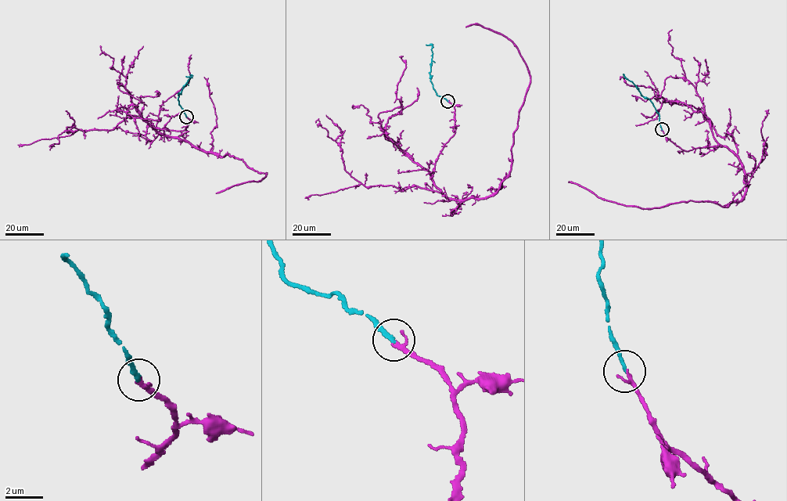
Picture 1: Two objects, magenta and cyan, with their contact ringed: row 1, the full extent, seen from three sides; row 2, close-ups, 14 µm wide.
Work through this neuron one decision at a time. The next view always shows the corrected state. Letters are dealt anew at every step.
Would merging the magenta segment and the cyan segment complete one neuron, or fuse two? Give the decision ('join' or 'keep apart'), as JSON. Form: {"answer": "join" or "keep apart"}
{"answer": "join"}

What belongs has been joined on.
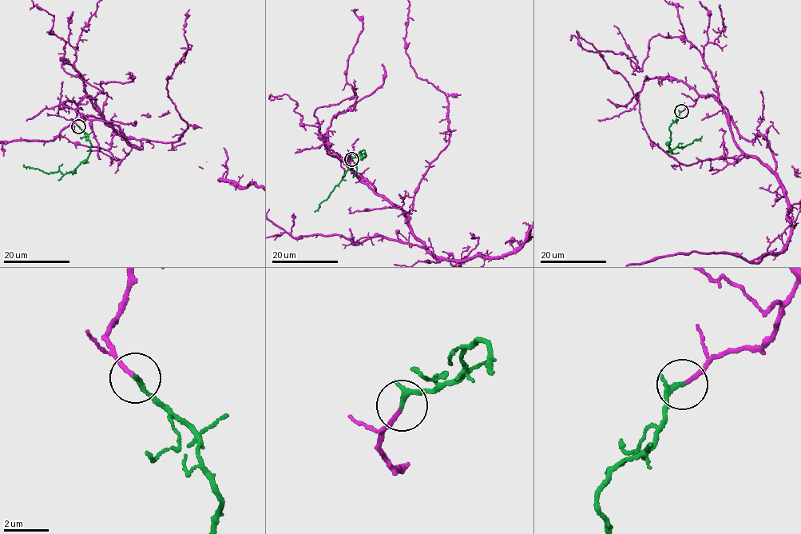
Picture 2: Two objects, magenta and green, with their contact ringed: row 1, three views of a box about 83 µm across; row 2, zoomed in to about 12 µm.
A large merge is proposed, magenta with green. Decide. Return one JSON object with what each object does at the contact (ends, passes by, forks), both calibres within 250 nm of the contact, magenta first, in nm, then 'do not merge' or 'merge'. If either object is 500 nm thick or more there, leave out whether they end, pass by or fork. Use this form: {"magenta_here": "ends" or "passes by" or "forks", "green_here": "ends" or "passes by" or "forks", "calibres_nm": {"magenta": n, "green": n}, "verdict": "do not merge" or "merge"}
{"magenta_here": "ends", "green_here": "ends", "calibres_nm": {"magenta": 170, "green": 220}, "verdict": "merge"}

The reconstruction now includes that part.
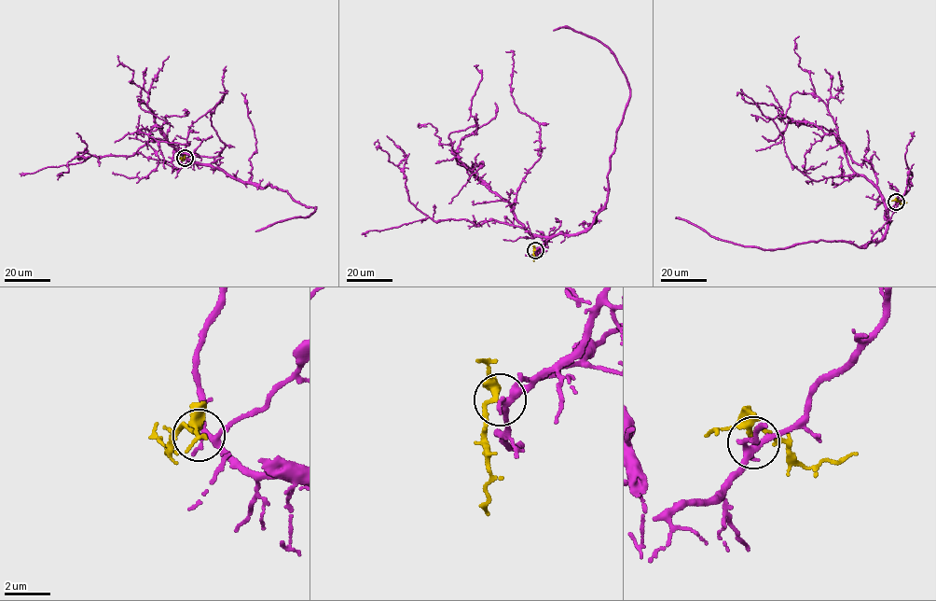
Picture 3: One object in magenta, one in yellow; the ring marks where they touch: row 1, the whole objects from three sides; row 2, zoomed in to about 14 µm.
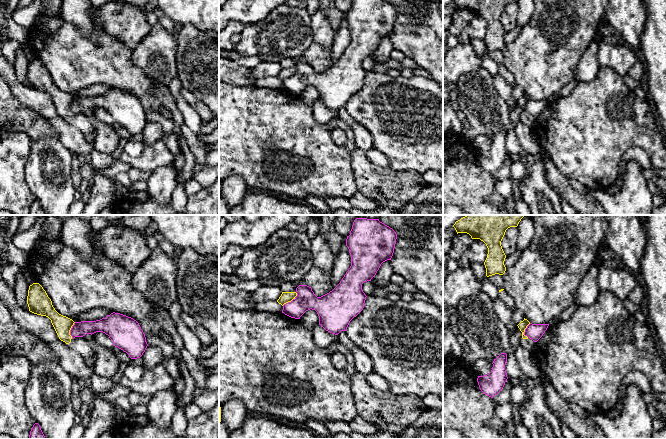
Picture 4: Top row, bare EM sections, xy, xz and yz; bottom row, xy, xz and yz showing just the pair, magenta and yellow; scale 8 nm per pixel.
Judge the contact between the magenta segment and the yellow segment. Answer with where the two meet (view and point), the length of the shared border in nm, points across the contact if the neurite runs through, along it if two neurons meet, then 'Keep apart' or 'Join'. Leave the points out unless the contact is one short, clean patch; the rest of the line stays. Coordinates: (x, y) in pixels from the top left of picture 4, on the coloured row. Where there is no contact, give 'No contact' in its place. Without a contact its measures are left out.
Touches magenta at xz (291, 301). Shared border 160 nm. Boundary: xz (297, 293), (290, 301), (282, 305). Keep apart

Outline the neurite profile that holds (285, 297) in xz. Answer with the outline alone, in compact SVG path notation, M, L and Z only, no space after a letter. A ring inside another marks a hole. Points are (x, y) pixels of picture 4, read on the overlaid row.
M282 292L281 296L277 300L282 306L288 302L291 302L297 296L296 292Z

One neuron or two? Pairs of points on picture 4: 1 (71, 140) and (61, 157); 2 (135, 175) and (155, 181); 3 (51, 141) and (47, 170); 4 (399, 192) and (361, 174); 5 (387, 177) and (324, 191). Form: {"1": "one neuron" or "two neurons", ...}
{"1": "two neurons", "2": "two neurons", "3": "one neuron", "4": "one neuron", "5": "two neurons"}

